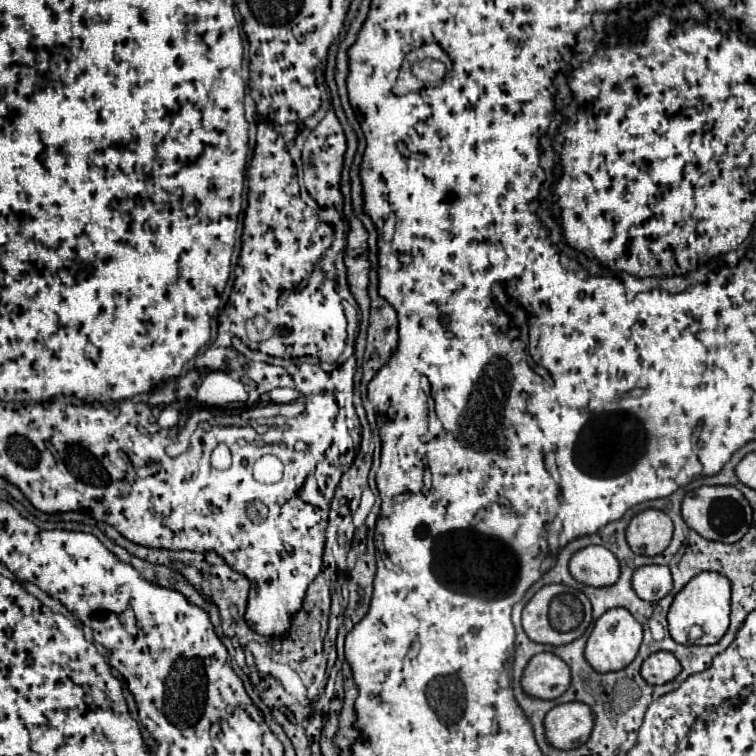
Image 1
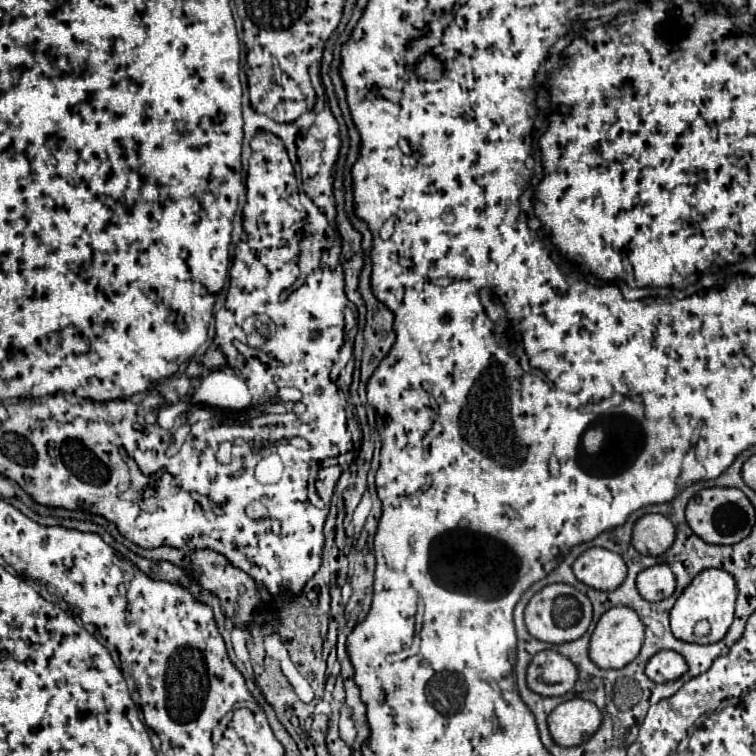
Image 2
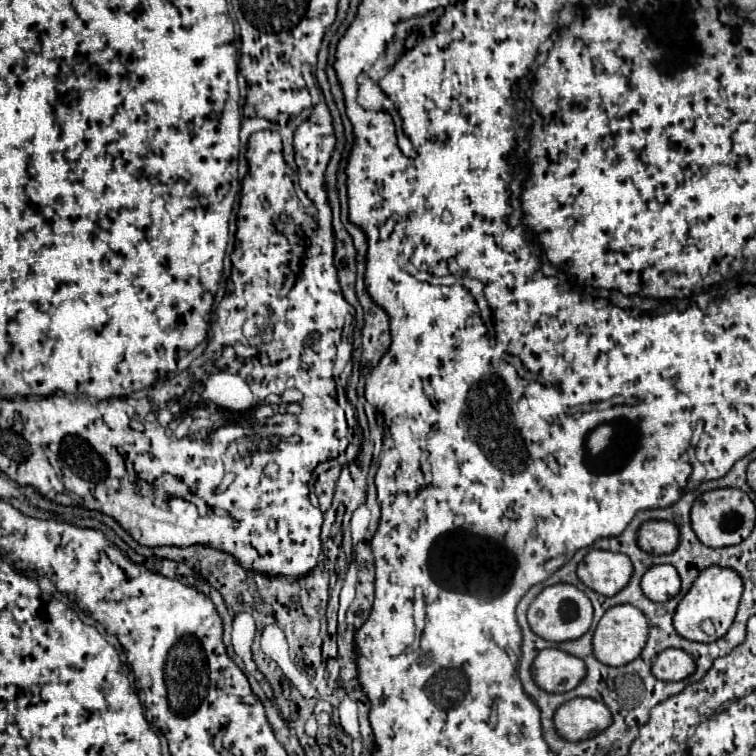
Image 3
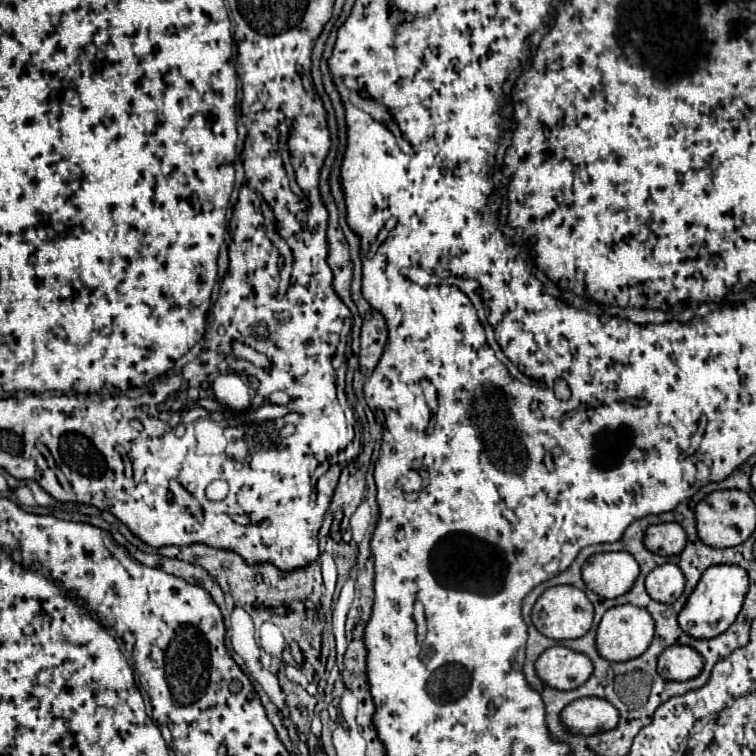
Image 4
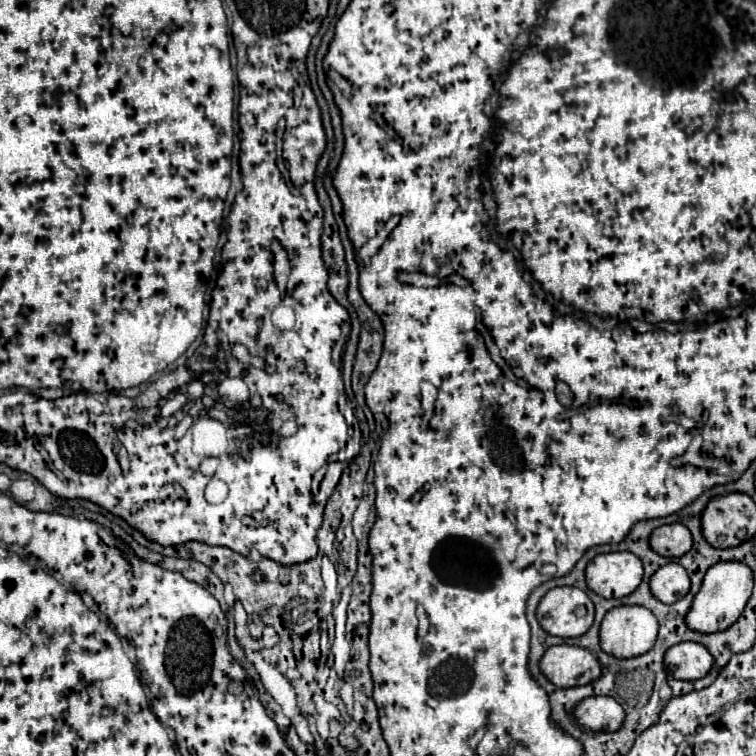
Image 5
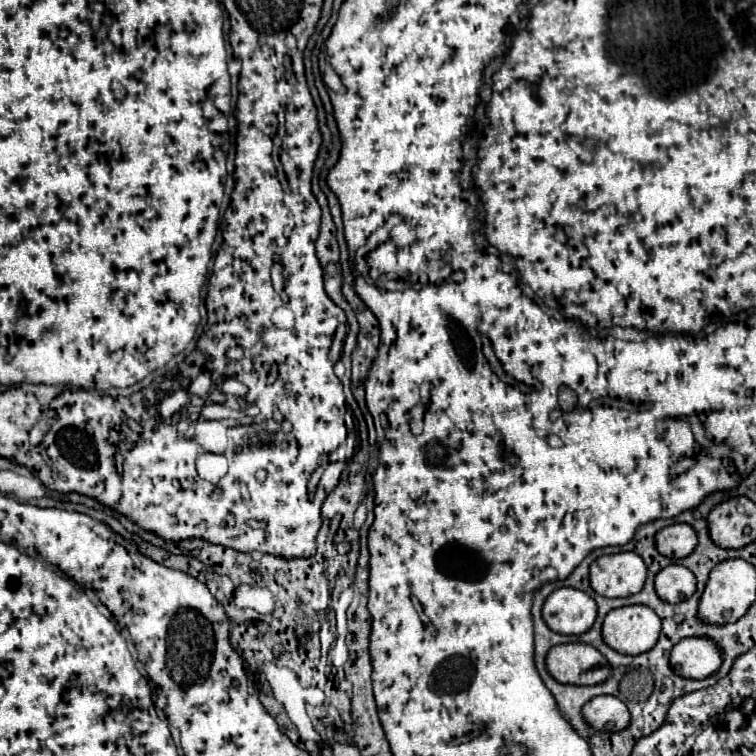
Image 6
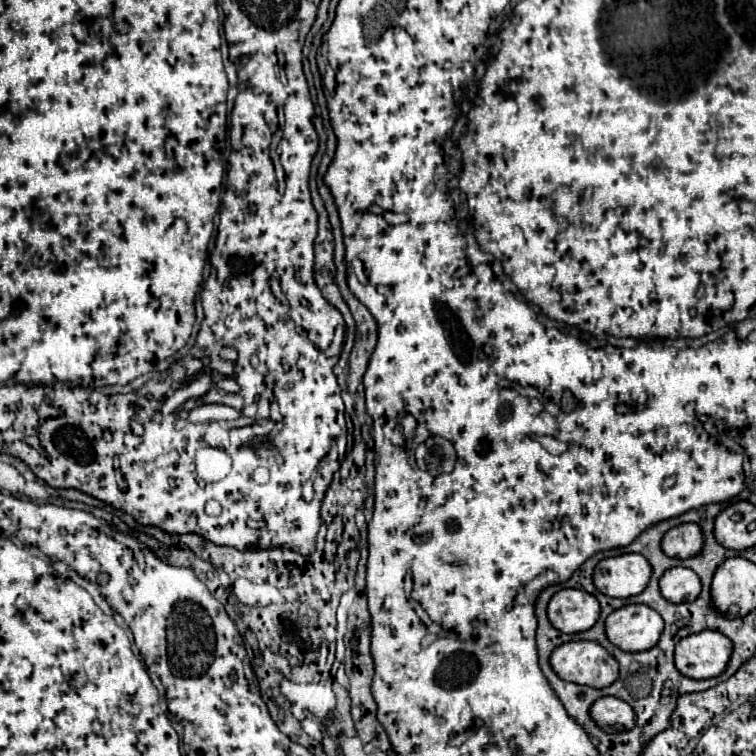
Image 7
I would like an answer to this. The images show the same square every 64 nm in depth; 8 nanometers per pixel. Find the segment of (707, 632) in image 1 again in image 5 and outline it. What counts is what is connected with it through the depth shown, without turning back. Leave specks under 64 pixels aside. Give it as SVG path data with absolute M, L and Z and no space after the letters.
M740 562L714 564L712 568L708 568L698 594L692 600L692 606L686 614L686 626L702 634L726 630L738 620L740 612L744 610L744 604L748 602L748 596L752 594L752 584L754 584L752 570L746 564L740 564Z

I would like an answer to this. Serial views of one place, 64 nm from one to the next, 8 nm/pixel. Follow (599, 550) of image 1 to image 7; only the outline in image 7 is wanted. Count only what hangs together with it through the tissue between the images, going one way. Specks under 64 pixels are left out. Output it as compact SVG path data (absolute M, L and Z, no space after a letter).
M620 554L604 558L594 568L594 586L598 592L612 596L612 598L630 598L640 594L648 586L648 576L652 574L652 568L648 568L648 560L640 554Z

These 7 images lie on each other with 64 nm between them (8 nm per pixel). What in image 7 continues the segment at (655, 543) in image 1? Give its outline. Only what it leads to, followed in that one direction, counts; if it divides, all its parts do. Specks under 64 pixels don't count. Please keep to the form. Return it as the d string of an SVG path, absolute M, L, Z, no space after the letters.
M680 524L662 536L662 552L670 558L692 558L700 552L702 542L698 524Z

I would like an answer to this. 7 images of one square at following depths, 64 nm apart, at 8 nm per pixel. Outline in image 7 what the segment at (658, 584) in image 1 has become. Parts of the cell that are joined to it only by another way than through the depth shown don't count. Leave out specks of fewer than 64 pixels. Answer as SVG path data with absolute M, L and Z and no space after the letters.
M684 566L668 568L660 578L660 592L668 602L692 602L700 594L700 578Z

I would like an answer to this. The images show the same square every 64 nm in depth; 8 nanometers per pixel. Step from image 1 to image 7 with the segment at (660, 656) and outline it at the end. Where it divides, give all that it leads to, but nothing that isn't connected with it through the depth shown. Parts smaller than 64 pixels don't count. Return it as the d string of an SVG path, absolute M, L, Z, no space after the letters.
M708 630L680 640L674 650L674 664L688 678L714 678L724 672L730 652L732 642L724 634Z

